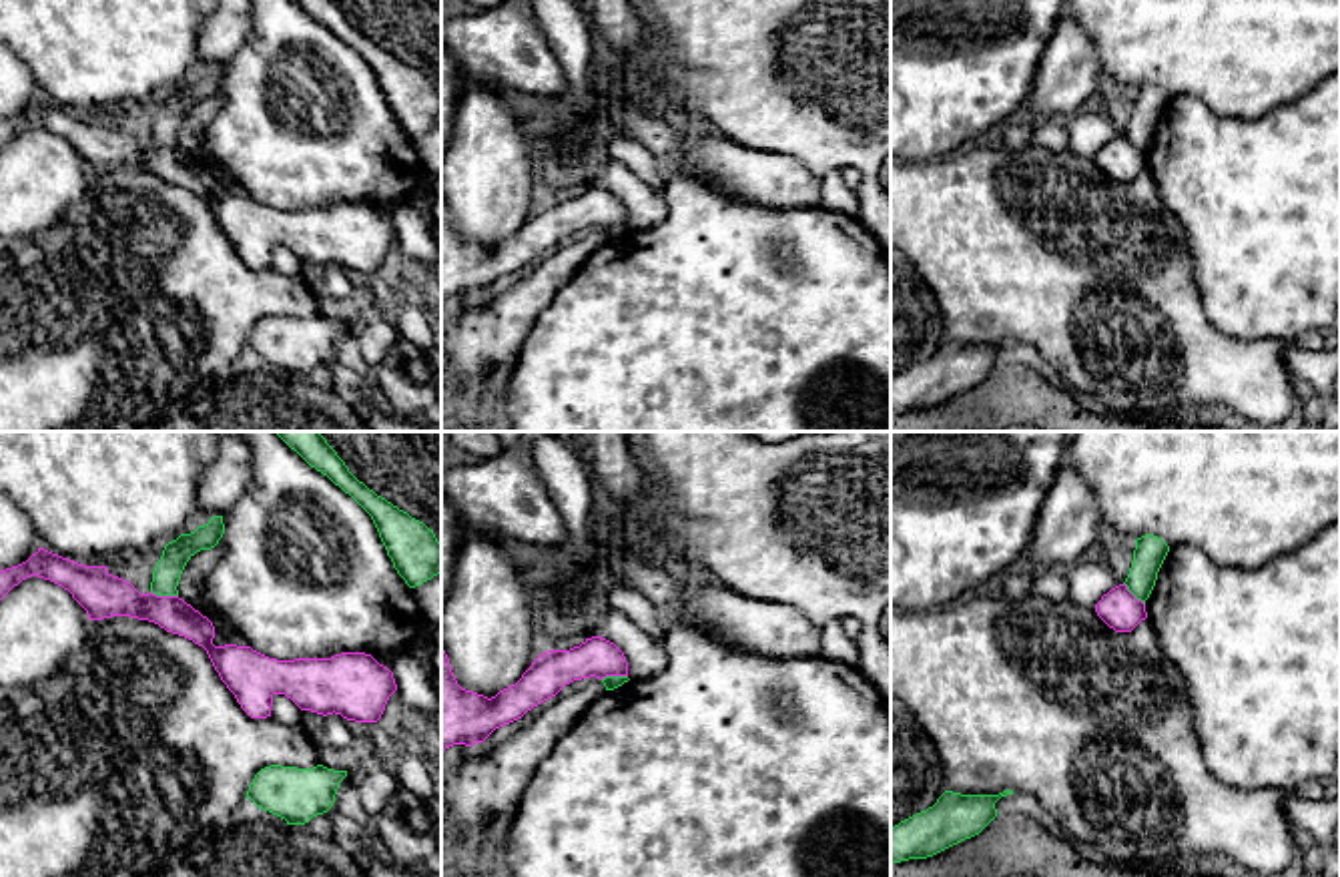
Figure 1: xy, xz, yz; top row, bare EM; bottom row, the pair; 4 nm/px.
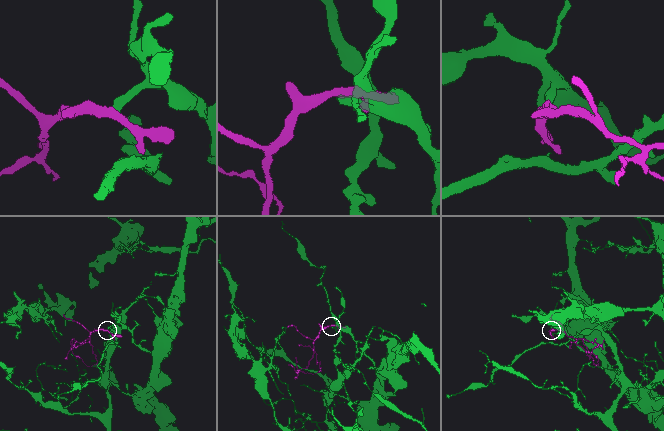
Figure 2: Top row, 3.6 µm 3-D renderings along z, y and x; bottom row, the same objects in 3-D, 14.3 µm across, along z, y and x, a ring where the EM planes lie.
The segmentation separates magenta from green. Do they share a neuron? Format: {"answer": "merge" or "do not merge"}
{"answer": "do not merge"}

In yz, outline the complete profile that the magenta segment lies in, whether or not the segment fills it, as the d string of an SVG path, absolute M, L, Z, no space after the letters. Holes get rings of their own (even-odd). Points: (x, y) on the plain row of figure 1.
M1125 134L1103 144L1095 155L1095 163L1115 183L1131 183L1147 169L1145 155L1137 151Z

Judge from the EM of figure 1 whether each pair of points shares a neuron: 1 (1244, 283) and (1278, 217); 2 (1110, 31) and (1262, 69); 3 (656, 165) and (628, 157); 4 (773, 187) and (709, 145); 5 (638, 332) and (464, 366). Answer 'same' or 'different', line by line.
1: same
2: same
3: same
4: same
5: different

